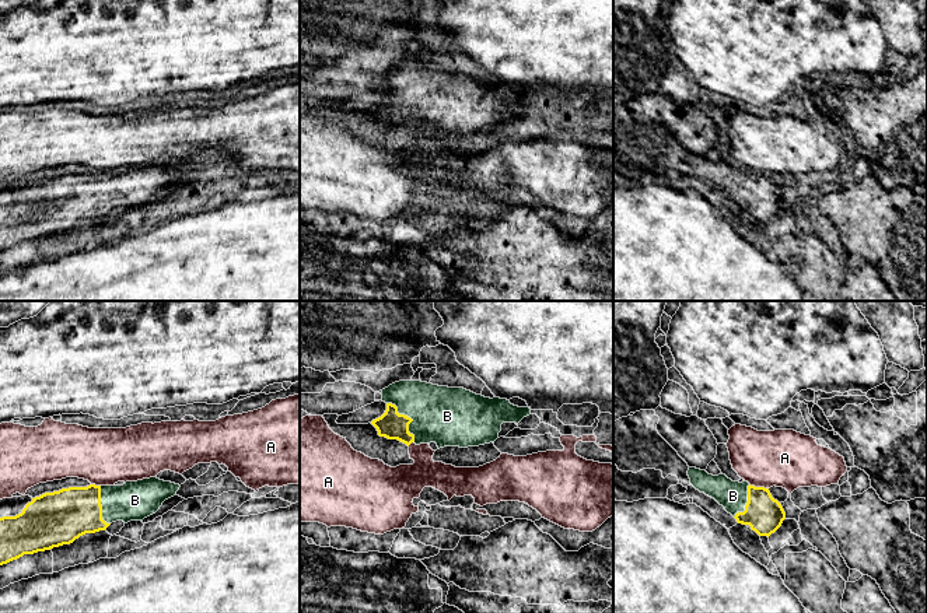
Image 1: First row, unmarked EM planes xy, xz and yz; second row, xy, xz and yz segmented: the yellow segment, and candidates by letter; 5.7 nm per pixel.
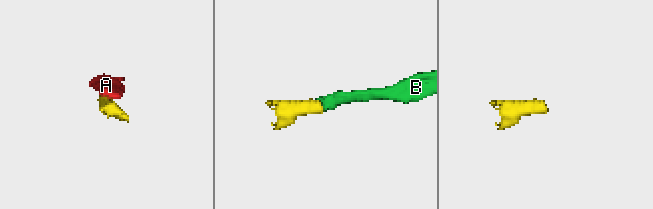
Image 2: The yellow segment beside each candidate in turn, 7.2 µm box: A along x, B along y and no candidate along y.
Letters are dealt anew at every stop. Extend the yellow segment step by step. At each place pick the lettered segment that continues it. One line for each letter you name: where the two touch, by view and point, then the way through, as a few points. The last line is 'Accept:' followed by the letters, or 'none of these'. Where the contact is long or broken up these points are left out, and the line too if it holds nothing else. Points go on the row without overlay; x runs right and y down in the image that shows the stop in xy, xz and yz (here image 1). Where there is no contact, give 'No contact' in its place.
B: Touches yellow at xz (409, 104)
Accept: B

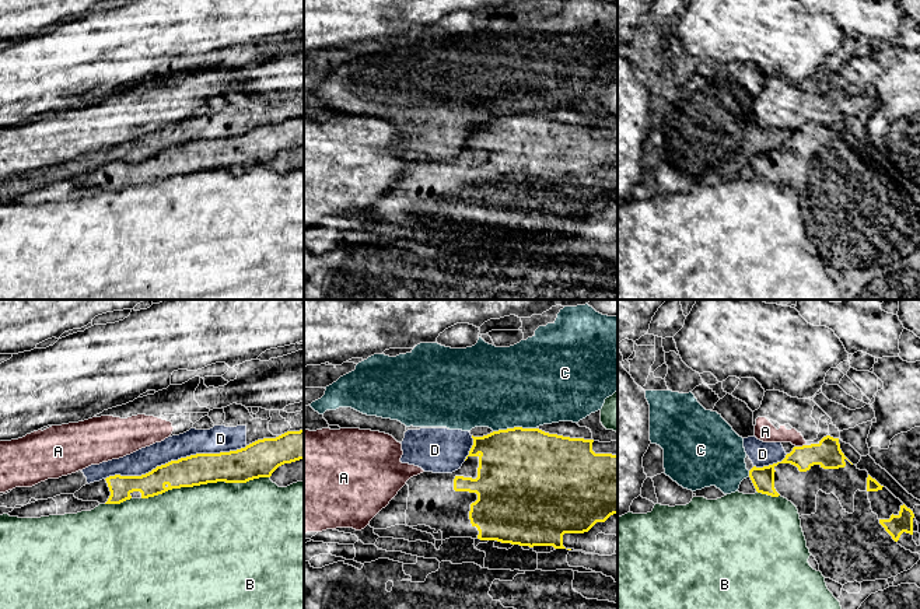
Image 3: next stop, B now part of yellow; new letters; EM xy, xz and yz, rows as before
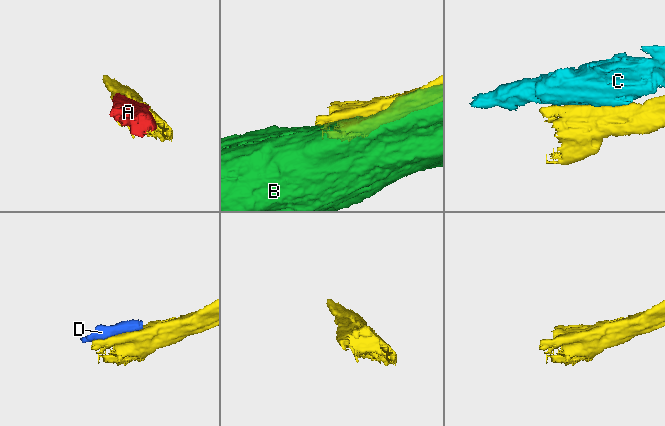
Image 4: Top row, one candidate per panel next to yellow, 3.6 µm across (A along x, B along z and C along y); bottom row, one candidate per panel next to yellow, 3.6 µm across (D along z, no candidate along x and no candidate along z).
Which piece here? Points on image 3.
Accept: none of these

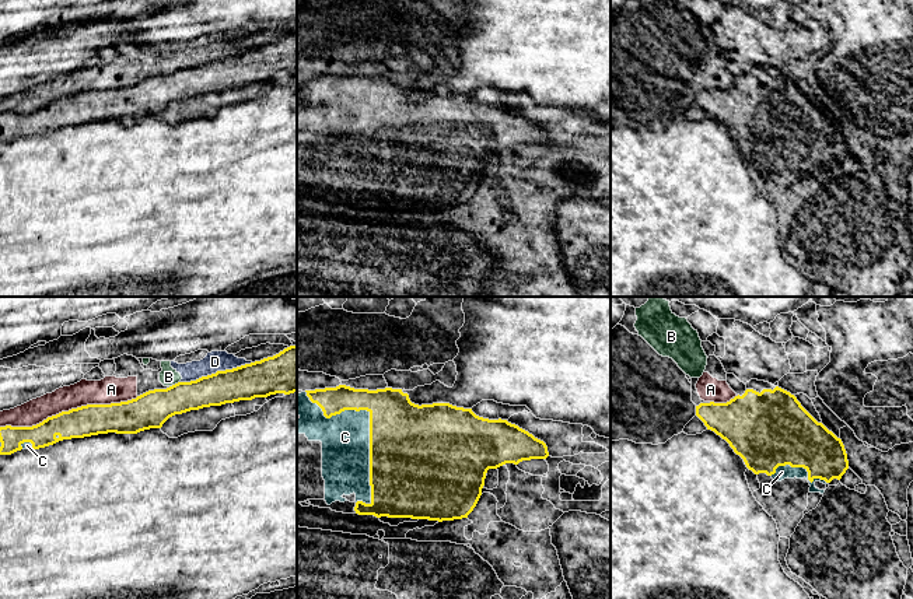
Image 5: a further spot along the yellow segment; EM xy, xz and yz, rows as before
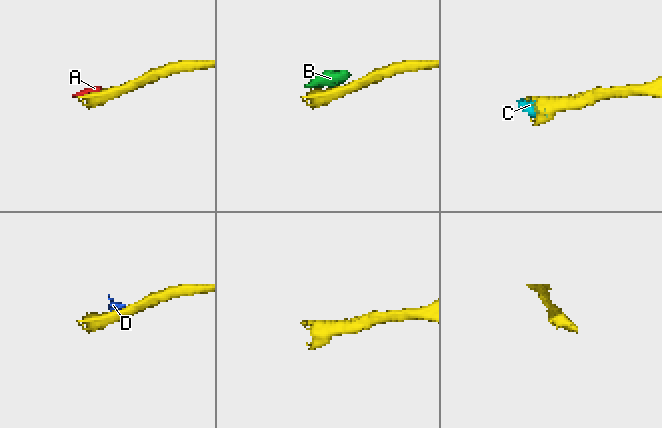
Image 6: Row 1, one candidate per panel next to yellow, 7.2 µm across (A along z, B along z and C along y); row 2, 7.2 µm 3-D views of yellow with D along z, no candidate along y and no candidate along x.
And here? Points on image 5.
C: Touches yellow at xz (370, 111)
Accept: C

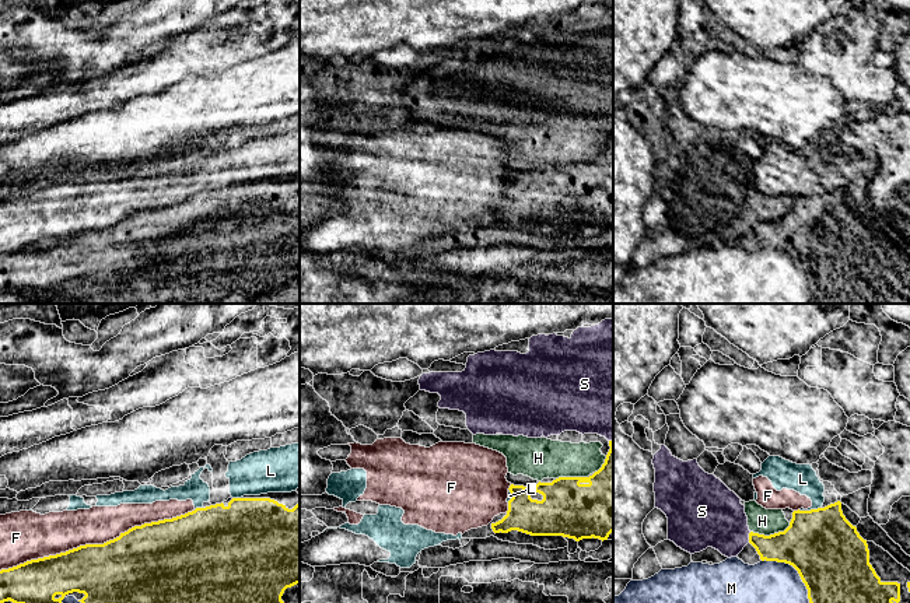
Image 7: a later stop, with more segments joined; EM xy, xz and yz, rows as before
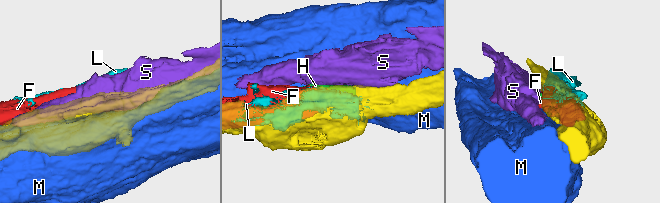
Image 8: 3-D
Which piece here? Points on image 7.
Accept: none of these

